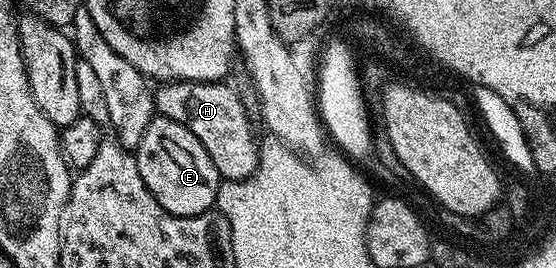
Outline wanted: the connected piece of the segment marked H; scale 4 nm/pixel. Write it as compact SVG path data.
M175 80L161 85L154 92L157 115L180 122L208 150L222 180L246 180L258 169L260 140L254 137L246 104L226 82L192 82Z

